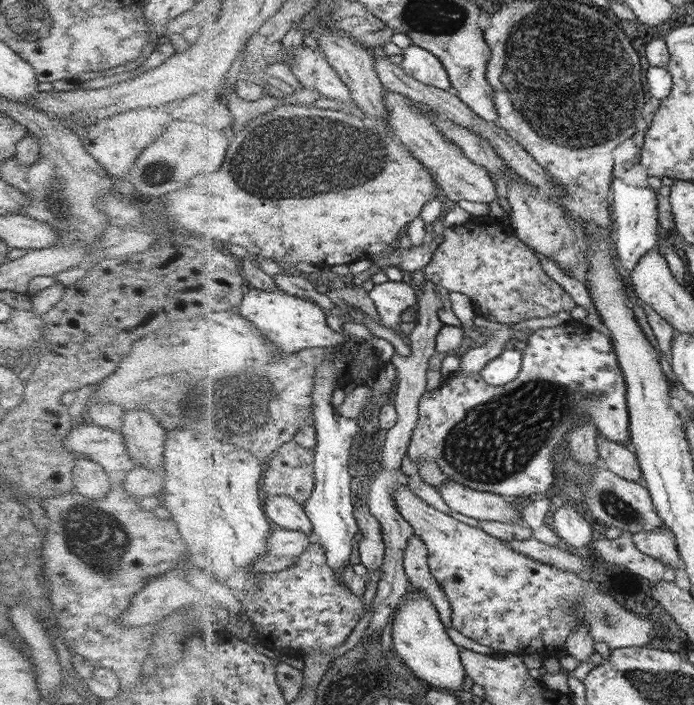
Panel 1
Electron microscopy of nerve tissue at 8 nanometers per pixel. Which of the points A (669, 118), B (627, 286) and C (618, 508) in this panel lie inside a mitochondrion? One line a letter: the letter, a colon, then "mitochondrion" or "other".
A: other
B: other
C: mitochondrion

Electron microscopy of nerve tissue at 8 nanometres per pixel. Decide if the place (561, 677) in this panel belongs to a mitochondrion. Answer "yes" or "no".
no

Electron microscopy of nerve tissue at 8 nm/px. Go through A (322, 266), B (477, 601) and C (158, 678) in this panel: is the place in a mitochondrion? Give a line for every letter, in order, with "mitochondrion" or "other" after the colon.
A: other
B: other
C: other

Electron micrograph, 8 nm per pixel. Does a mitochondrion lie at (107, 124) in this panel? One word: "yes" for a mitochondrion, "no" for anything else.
no

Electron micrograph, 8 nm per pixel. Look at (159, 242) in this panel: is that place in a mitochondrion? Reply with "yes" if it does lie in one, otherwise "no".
no

